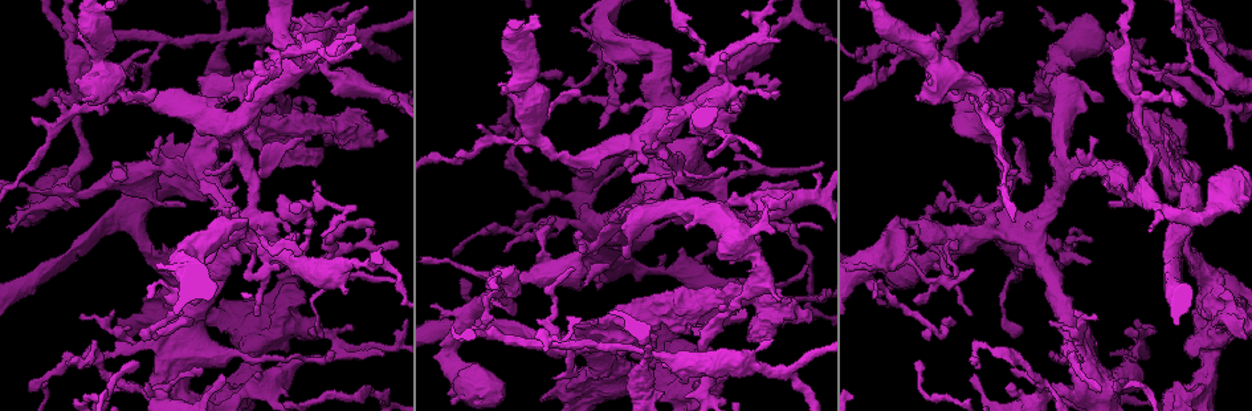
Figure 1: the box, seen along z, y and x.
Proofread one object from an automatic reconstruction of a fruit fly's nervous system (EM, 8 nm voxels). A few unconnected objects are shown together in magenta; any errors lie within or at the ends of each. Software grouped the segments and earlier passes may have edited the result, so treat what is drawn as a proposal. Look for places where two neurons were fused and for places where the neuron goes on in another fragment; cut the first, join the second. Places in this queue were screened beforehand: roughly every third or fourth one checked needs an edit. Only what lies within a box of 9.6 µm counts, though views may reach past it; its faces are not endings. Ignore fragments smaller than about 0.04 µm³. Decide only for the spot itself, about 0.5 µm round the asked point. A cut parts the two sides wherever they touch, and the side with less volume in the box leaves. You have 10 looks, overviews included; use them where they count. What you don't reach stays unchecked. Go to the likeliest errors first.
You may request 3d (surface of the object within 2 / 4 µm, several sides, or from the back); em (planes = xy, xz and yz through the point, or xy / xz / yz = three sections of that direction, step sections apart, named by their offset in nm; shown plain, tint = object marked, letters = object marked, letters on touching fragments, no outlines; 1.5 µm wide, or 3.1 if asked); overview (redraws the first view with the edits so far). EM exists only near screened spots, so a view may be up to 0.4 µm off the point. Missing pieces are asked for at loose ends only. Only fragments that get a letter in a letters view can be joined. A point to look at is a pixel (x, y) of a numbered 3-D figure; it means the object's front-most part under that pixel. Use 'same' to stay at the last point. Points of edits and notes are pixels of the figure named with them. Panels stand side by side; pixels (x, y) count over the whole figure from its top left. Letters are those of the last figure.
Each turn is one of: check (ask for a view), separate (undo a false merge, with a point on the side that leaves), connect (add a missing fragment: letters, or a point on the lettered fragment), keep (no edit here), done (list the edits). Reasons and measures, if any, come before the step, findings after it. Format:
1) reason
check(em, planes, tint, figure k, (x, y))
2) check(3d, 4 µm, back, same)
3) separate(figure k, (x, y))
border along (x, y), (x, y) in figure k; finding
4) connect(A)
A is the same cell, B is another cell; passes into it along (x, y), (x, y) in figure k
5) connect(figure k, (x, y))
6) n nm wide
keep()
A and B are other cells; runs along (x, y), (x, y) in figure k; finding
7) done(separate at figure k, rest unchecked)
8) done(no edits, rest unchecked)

free end
check(em, xy, step 4, letters, figure 1, (1143, 328))

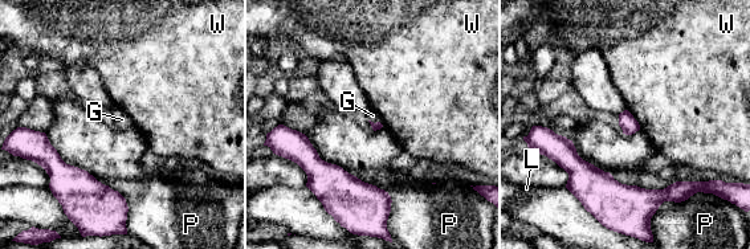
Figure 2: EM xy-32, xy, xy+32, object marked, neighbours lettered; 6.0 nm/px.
check(em, planes, letters, same)

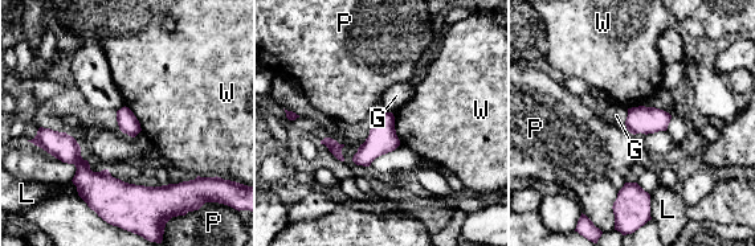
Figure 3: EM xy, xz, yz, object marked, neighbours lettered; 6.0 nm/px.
P touches over 200 nm
keep()
G, L, P and W are other cells; border along (628, 109), (624, 123) in figure 3; no lettered fragment goes on from it

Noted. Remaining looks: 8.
thick end
check(3d, 4 µm, figure 1, (245, 352))

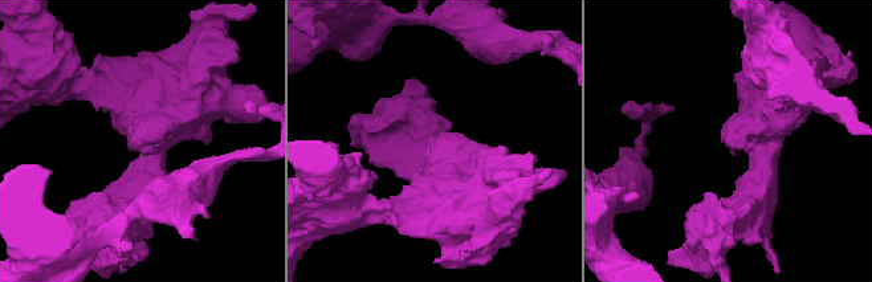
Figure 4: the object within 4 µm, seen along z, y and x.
need the tissue
check(em, planes, letters, figure 4, (129, 149))

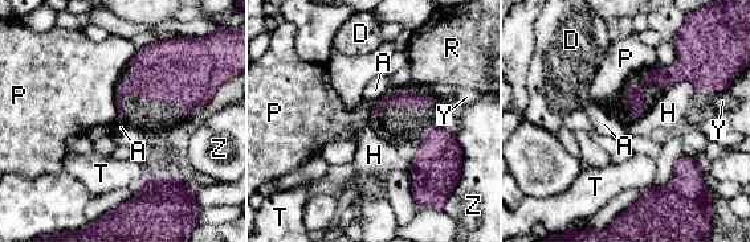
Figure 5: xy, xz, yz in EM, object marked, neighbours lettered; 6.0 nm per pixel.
keep()
A, D, H, P, R, T, Y and Z are other cells; border along (632, 85), (622, 119) in figure 5; none of them fits

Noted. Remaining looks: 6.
free end
check(em, planes, plain, figure 1, (652, 344))

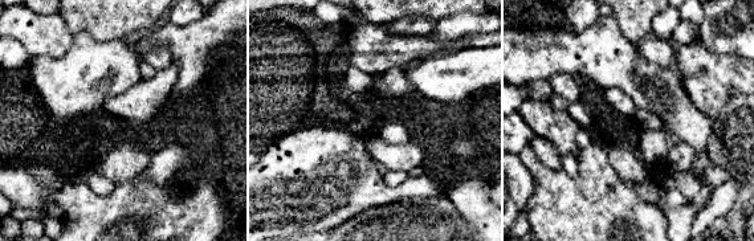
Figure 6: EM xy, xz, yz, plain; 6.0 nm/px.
see the neighbours
check(em, planes, letters, same)

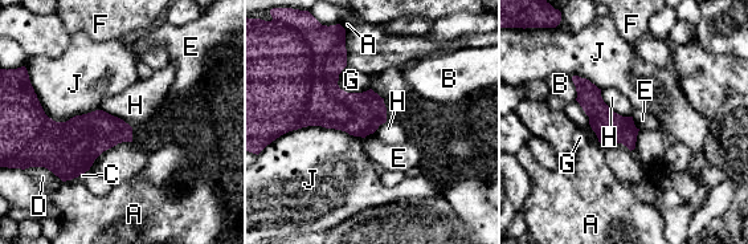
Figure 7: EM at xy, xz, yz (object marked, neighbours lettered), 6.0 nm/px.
J touches over 440 nm
keep()
A, B, C, D, E, F, G, H and J are other cells; runs along (576, 80), (593, 106), (632, 145) in figure 7; none of them fits

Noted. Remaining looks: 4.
an open end
check(em, planes, tint, figure 1, (1144, 41))

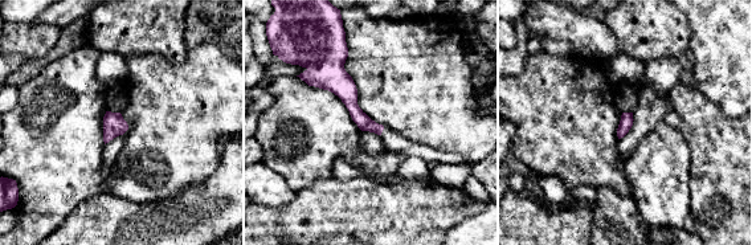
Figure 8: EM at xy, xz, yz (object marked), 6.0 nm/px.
what lies round it
check(em, planes, letters, same)

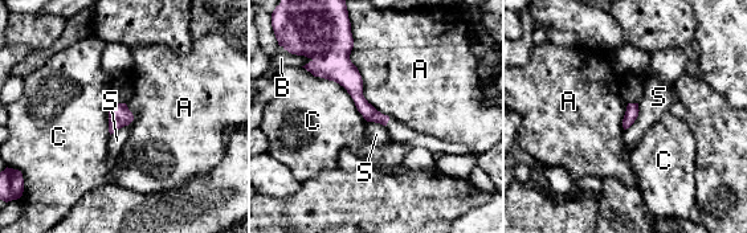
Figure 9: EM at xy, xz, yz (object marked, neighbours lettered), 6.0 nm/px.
A touches over 600 nm
keep()
A, B, C and S are other cells; none of them fits

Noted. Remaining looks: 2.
done(no edits, rest unchecked)

